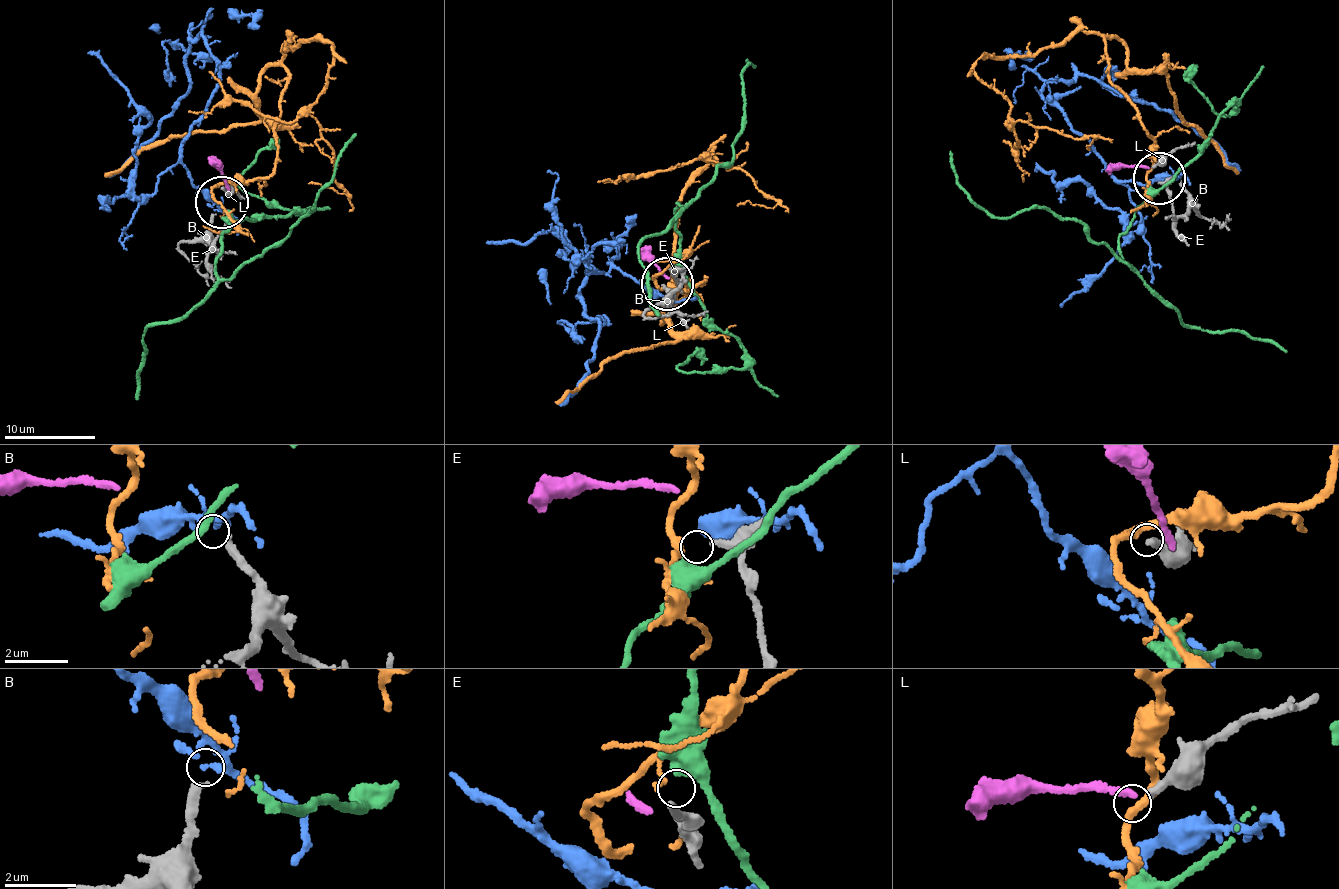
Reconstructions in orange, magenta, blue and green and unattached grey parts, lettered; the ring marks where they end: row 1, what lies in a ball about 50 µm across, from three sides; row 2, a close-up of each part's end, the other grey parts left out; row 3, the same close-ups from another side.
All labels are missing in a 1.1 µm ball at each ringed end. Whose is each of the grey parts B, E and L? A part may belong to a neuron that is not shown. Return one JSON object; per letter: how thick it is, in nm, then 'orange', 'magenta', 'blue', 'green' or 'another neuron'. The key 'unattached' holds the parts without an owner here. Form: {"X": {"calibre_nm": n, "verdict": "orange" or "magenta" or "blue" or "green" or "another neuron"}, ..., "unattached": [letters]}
{"B": {"calibre_nm": 280, "verdict": "another neuron"}, "E": {"calibre_nm": 260, "verdict": "another neuron"}, "L": {"calibre_nm": 280, "verdict": "another neuron"}, "unattached": ["B", "E", "L"]}

